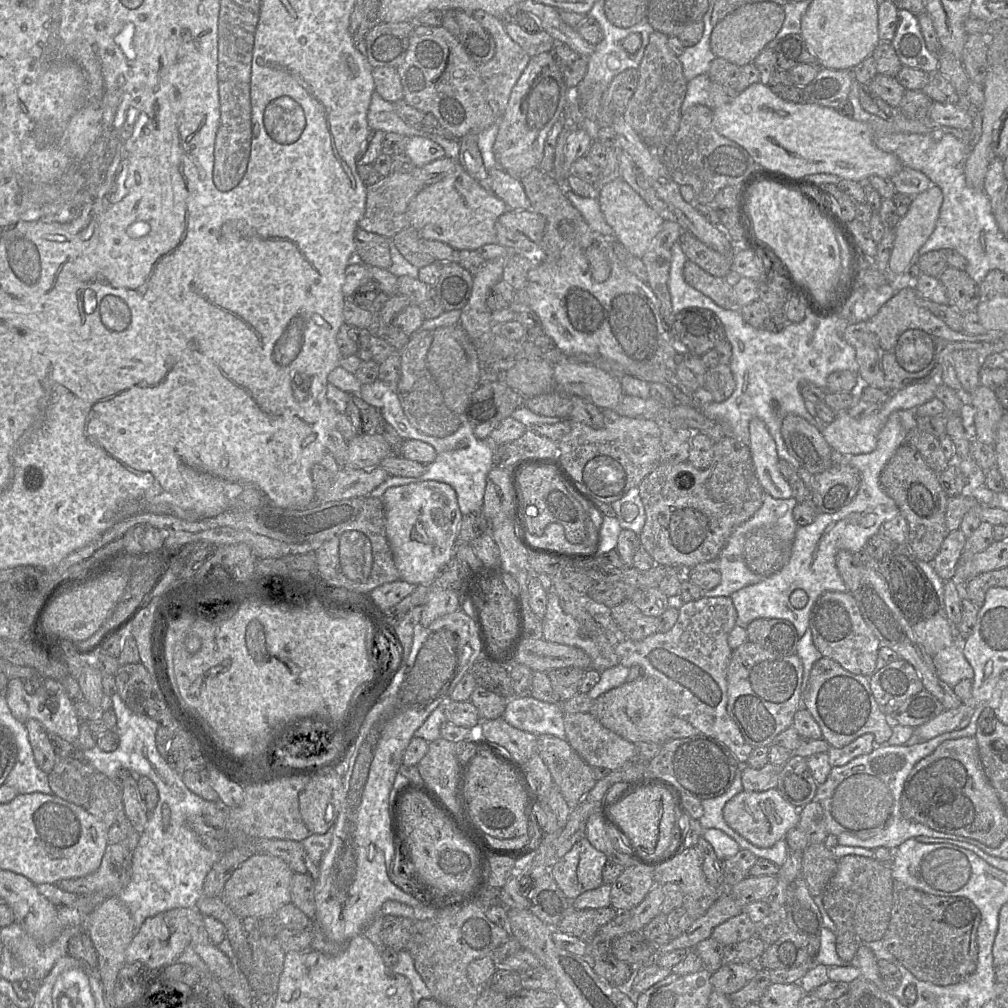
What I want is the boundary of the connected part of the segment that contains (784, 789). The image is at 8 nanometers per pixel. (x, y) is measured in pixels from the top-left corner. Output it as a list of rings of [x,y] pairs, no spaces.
[[[792,754],[781,768],[775,789],[787,802],[802,808],[814,799],[817,788],[806,758]]]

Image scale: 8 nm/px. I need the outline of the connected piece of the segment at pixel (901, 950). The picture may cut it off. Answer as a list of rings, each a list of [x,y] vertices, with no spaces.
[[[893,881],[891,916],[881,941],[921,981],[948,986],[967,980],[976,970],[978,908],[965,897],[942,897]]]

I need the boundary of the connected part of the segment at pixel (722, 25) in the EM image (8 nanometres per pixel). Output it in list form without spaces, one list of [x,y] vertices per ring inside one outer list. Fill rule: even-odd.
[[[764,1],[742,5],[714,26],[710,36],[711,50],[717,57],[739,67],[753,63],[767,43],[776,37],[784,19],[783,7],[774,2]]]

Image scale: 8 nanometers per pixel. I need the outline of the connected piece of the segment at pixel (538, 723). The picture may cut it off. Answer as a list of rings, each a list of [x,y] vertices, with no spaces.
[[[534,697],[507,698],[503,718],[513,727],[535,735],[551,734],[566,739],[563,702],[544,702]]]

